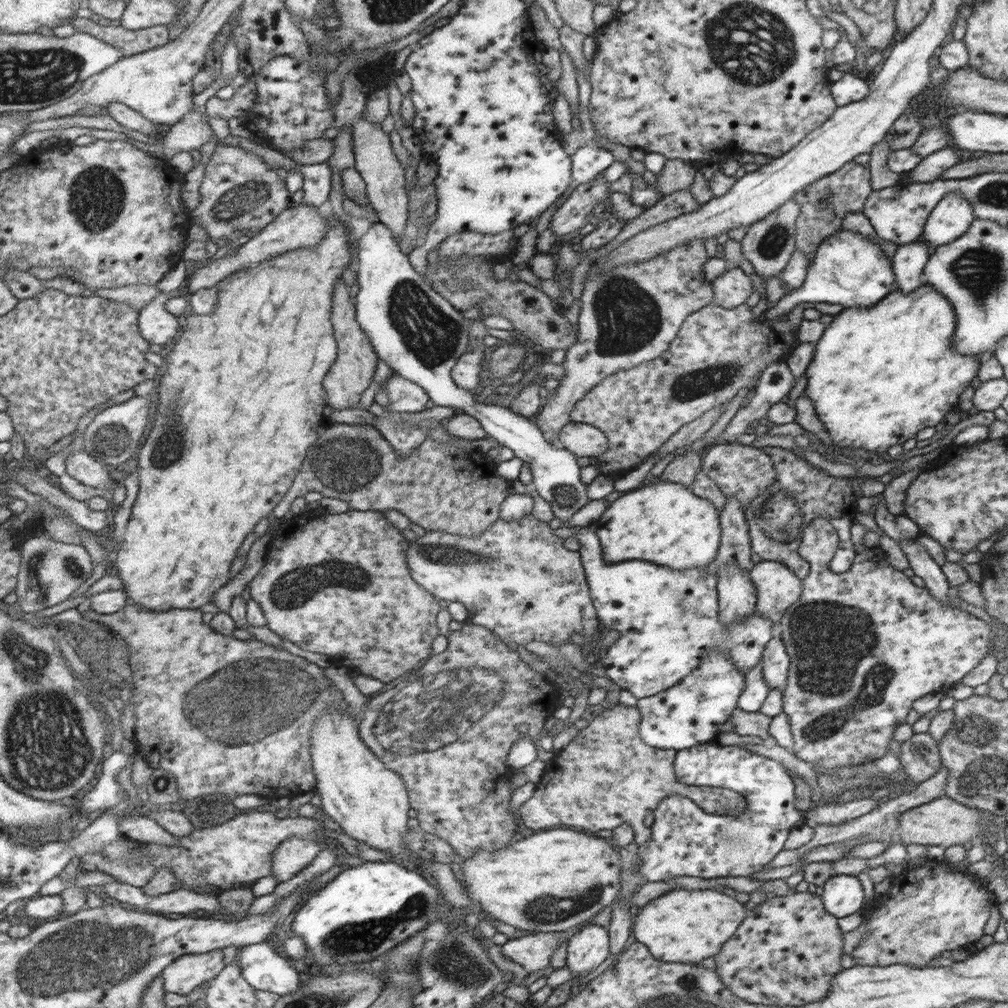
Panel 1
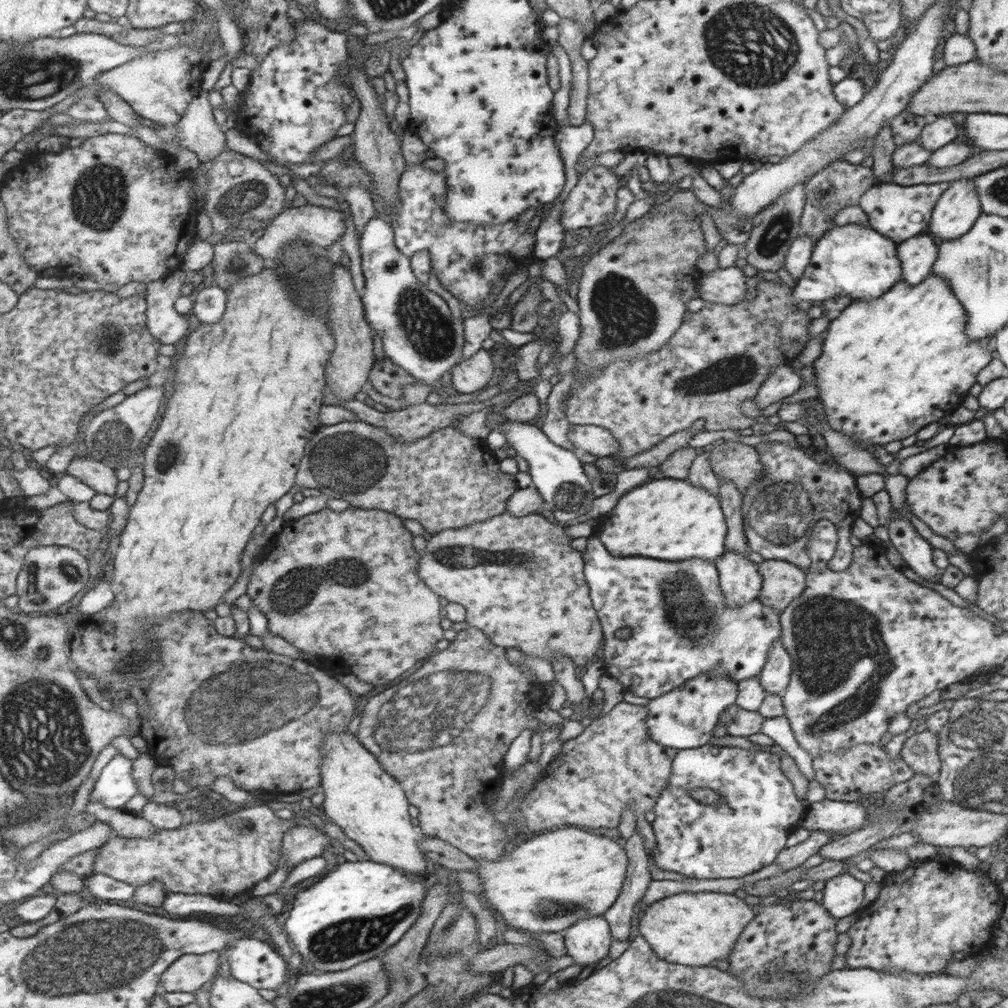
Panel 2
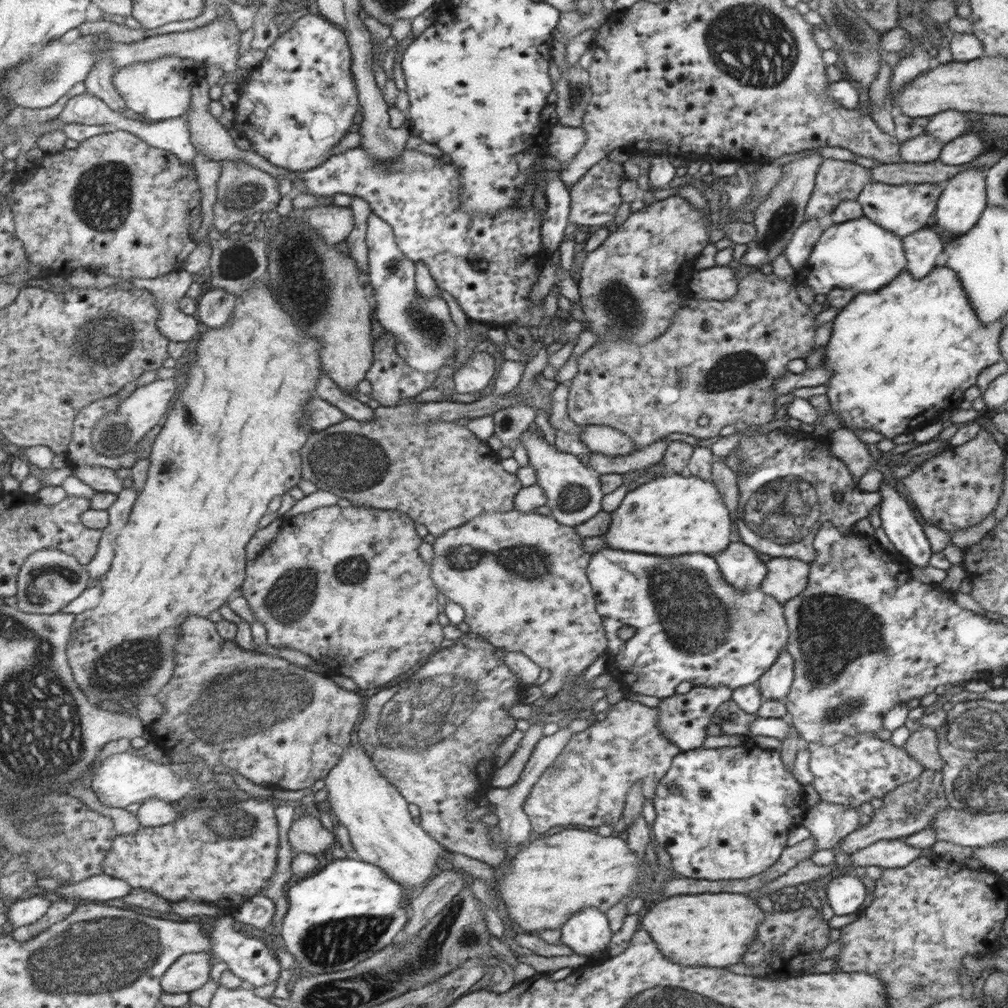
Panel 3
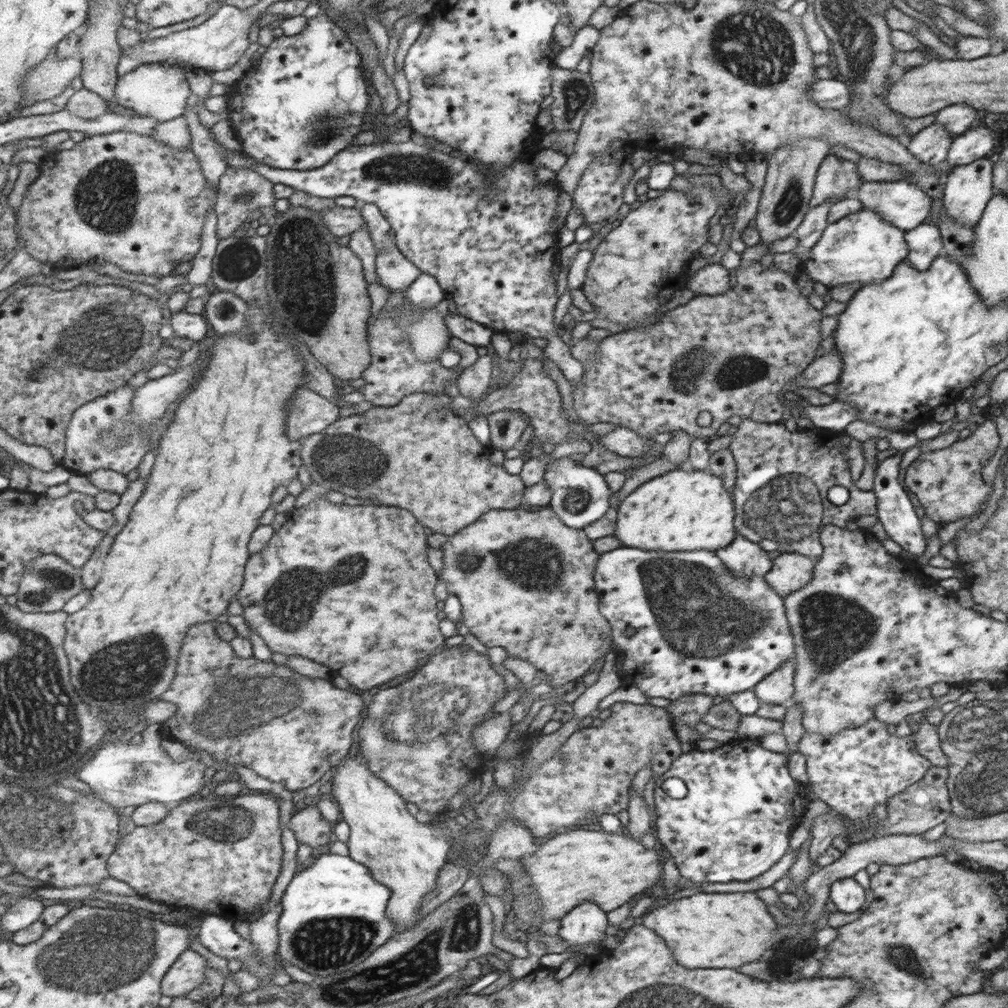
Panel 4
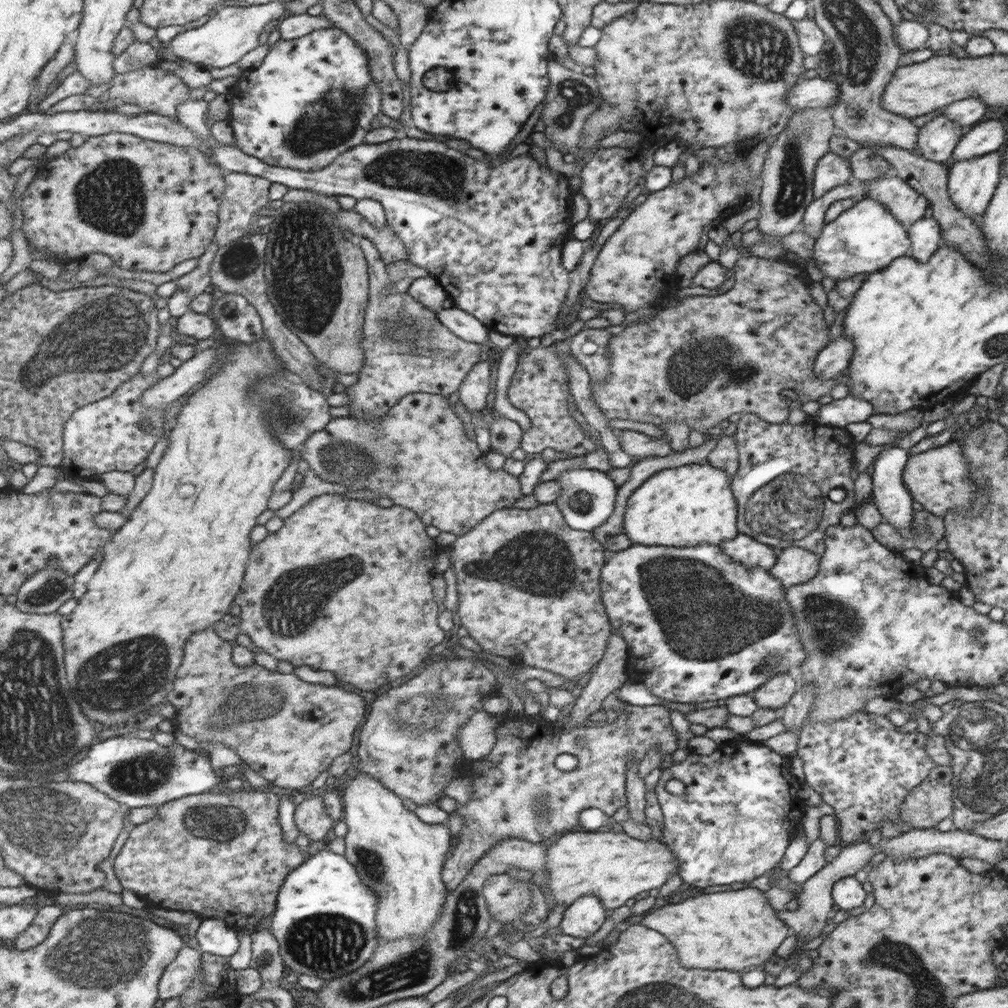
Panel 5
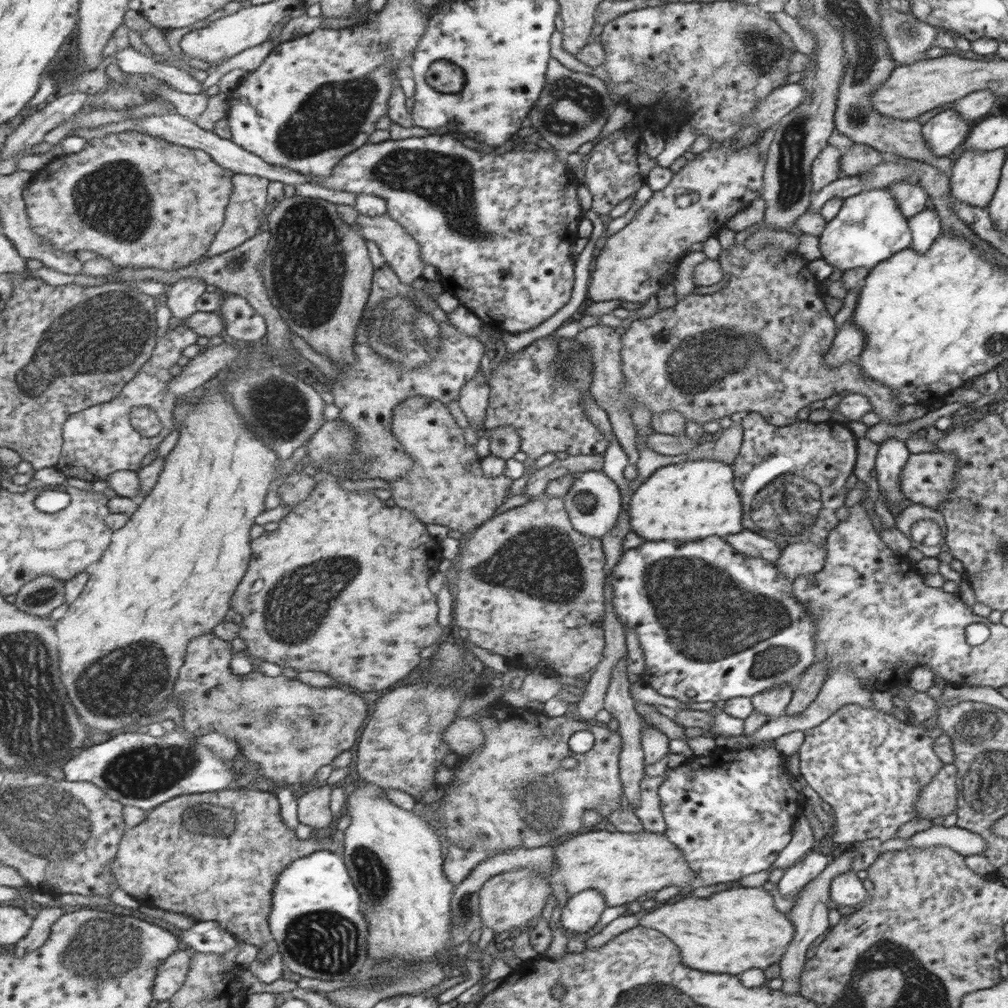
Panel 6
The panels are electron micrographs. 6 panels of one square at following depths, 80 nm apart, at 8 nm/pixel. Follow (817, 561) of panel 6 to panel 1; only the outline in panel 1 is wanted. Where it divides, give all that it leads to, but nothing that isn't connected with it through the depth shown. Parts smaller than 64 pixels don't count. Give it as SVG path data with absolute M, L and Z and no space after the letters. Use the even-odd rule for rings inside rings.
M767 560L753 564L748 576L757 592L754 610L777 626L783 613L801 598L802 581L786 565Z

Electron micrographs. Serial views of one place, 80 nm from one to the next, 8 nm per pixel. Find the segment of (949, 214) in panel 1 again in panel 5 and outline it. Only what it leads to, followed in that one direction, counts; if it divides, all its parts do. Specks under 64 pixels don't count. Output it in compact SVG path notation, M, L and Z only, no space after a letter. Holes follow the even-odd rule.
M1001 150L967 160L958 160L947 167L946 191L953 206L966 217L982 214L989 206L1001 176Z

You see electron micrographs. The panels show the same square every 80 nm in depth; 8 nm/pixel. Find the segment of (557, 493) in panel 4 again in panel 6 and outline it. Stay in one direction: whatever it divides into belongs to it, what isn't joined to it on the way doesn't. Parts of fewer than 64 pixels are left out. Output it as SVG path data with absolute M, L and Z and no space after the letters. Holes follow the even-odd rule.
M600 471L577 473L569 492L563 496L570 524L577 532L597 538L597 540L600 540L601 536L617 522L617 516L621 512L621 501L622 498L617 486Z

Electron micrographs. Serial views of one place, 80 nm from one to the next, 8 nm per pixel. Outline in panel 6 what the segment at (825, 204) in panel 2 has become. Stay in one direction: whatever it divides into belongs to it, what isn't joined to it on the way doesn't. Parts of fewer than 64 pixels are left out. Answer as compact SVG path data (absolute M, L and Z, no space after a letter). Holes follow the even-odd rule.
M827 144L817 158L813 160L813 166L810 168L813 194L816 194L821 187L833 183L841 174L841 154L837 148Z

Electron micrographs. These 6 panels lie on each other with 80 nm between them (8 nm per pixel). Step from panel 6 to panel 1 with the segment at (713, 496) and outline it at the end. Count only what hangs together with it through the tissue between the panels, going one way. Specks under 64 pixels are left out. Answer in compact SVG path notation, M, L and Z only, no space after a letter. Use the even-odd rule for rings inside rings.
M647 481L613 500L592 524L606 562L647 561L671 570L705 567L718 556L721 522L715 507L681 484Z

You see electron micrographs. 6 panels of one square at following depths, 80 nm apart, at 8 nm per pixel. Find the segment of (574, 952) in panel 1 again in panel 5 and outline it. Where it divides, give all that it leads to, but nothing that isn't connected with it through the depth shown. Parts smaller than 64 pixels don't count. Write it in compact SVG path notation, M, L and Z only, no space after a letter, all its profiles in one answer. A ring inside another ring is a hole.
M585 894L565 907L558 927L561 934L567 934L571 938L587 938L599 930L603 918L605 910L601 906L601 900Z

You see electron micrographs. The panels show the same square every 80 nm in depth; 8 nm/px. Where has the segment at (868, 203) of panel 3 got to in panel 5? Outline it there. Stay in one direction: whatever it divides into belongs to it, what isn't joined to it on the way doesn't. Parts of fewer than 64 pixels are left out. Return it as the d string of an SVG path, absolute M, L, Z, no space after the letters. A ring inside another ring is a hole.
M894 174L873 180L863 197L878 200L905 228L923 218L928 206L925 196Z

